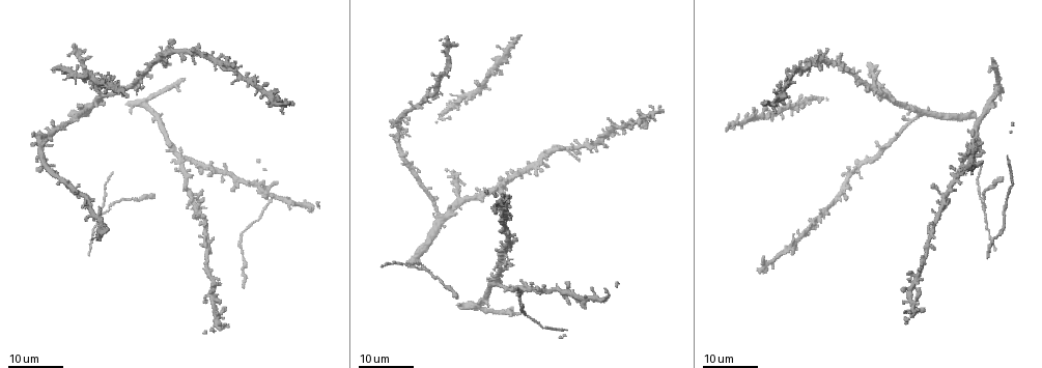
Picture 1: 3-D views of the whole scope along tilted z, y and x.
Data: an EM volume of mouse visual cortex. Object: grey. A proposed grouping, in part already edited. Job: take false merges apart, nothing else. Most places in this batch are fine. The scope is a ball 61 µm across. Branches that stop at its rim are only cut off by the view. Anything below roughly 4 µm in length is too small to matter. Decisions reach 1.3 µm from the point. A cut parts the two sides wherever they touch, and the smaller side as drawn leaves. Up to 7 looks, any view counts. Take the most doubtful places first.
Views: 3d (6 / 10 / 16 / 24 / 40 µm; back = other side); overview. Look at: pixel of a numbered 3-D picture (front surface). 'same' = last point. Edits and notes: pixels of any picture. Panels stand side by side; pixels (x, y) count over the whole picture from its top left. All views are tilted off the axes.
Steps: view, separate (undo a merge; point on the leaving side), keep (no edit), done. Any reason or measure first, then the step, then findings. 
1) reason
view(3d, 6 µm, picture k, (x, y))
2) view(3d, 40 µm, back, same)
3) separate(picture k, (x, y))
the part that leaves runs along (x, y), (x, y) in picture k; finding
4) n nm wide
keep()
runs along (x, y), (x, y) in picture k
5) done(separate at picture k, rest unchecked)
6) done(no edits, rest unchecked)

three-way junction
view(3d, 16 µm, picture 1, (984, 207))

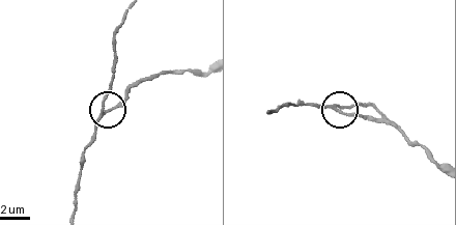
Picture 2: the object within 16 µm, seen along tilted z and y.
view(3d, 10 µm, picture 2, (104, 111))

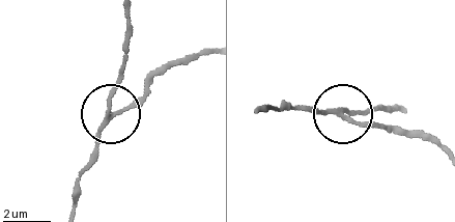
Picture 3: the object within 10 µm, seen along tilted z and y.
closer look
view(3d, 6 µm, picture 3, (112, 115))

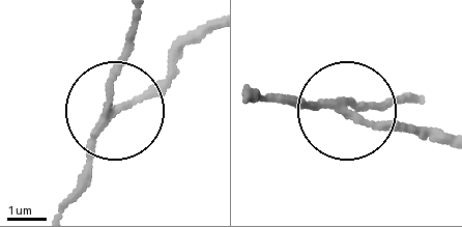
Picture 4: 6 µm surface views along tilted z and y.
separate(picture 4, (164, 90))
the part that leaves runs along (113, 109), (162, 84), (180, 54), (211, 33) in picture 4; two neurons meet here

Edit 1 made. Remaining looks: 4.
looks like a crossing
view(3d, 16 µm, picture 1, (263, 189))

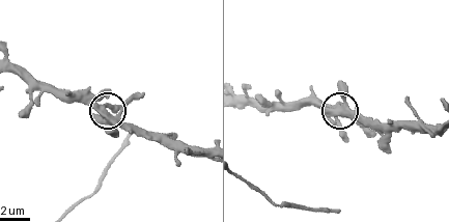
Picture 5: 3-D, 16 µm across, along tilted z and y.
view(3d, 10 µm, picture 5, (103, 110))

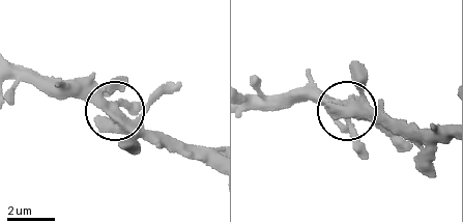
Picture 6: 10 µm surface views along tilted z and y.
400 nm wide
keep()
runs along (19, 68), (82, 83), (157, 145) in picture 6; all the same neuron

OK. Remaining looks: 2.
three arms meet
view(3d, 24 µm, picture 1, (500, 286))

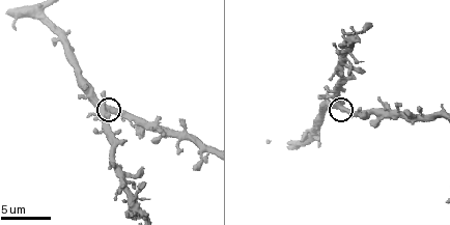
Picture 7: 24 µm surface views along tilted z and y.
closer look
view(3d, 6 µm, picture 7, (339, 110))

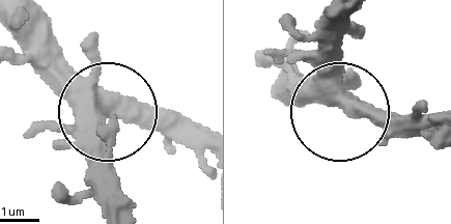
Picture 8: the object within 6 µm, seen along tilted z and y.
400 nm wide
keep()
continuous, no second neuron

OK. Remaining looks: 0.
done(separate at picture 4, rest unchecked)

